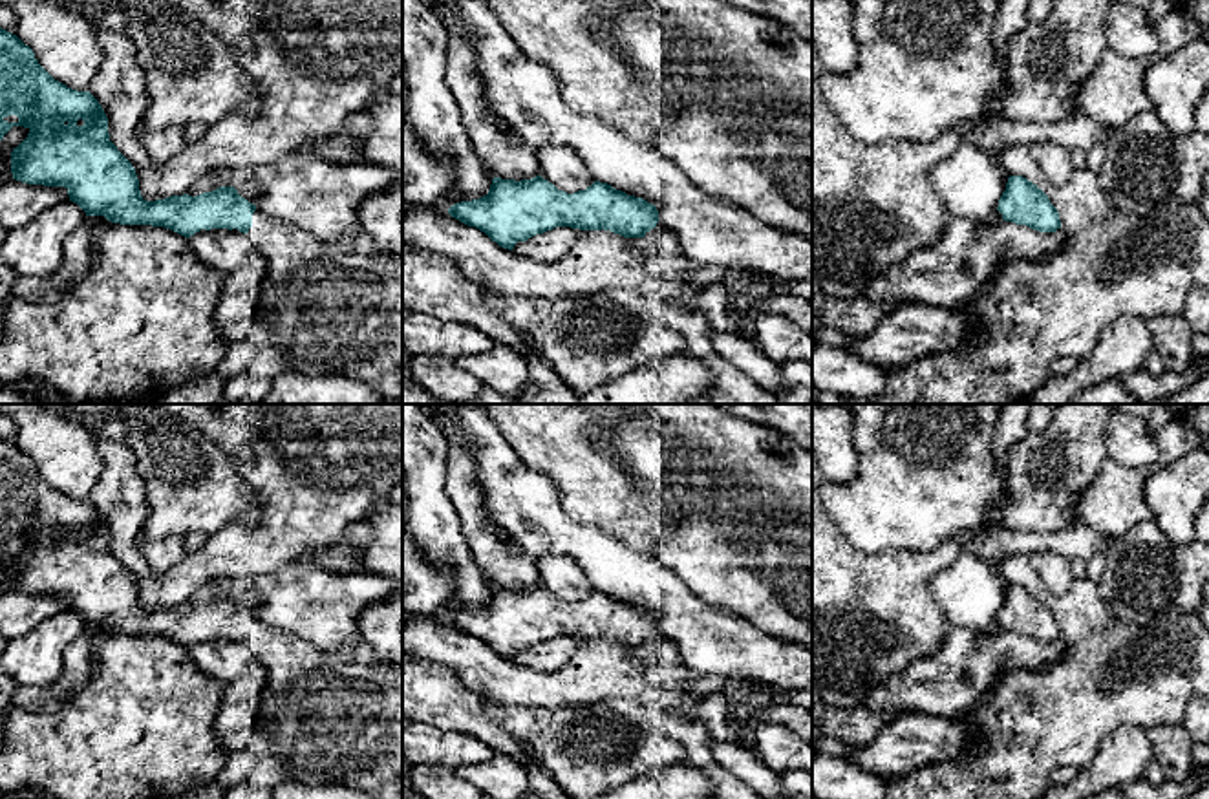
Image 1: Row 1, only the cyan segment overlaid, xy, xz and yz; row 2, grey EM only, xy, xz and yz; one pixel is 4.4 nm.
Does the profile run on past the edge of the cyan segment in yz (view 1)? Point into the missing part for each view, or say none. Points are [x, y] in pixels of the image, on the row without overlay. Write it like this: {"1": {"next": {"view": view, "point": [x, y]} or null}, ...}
{"1": {"next": null}}

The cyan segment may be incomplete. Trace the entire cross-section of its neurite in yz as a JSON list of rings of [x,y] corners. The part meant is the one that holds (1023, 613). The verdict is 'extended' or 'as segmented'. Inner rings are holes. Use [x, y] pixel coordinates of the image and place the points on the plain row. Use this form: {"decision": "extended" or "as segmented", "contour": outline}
{"decision": "as segmented", "contour": [[[1022,585],[1008,587],[997,620],[1004,631],[1026,634],[1039,642],[1055,642],[1061,638],[1059,622],[1048,605]]]}

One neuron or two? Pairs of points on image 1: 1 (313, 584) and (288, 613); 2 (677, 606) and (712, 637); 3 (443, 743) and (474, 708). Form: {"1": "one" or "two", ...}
{"1": "one", "2": "one", "3": "two"}

